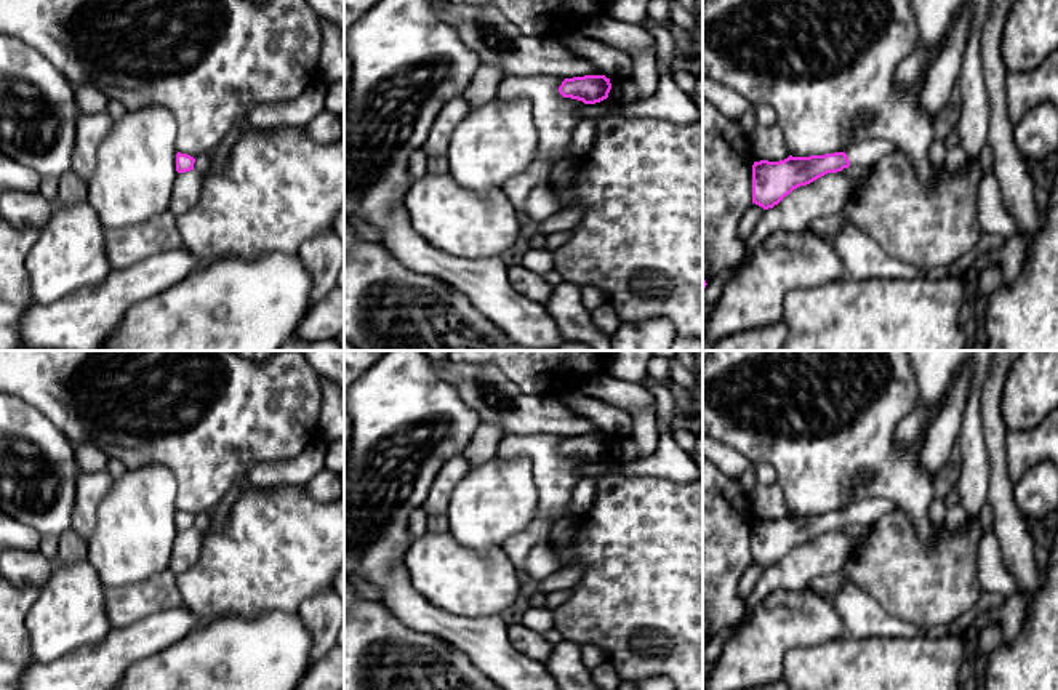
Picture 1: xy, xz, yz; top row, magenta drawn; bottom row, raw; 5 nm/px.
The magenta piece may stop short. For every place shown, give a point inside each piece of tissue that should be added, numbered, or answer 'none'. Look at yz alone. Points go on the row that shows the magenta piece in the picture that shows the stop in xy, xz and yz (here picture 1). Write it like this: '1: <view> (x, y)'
1: yz (868, 152)

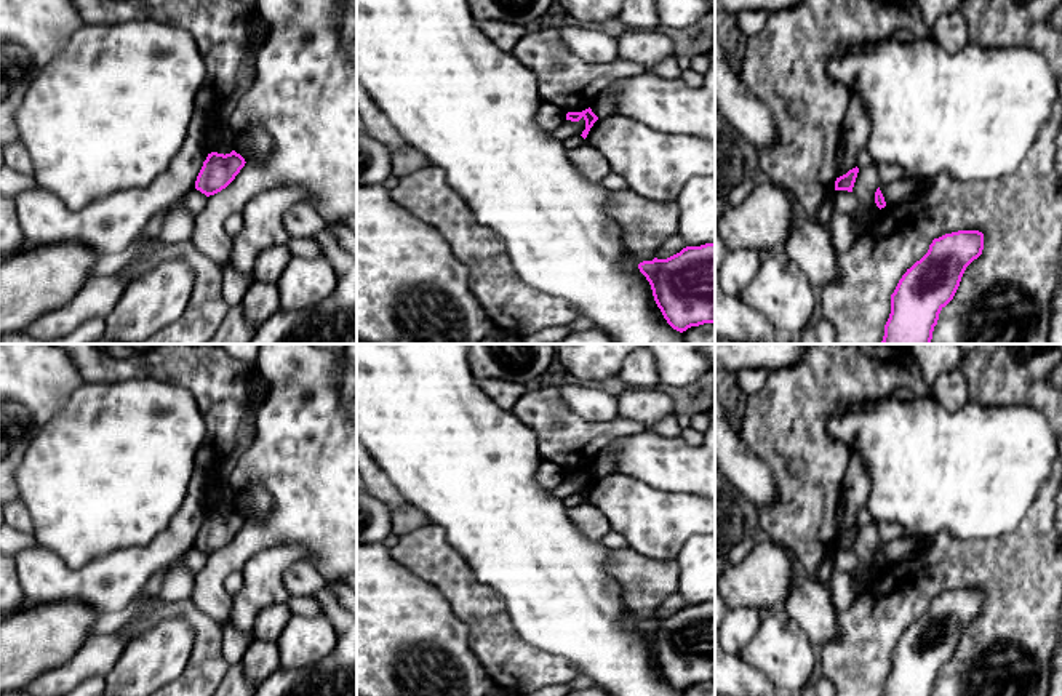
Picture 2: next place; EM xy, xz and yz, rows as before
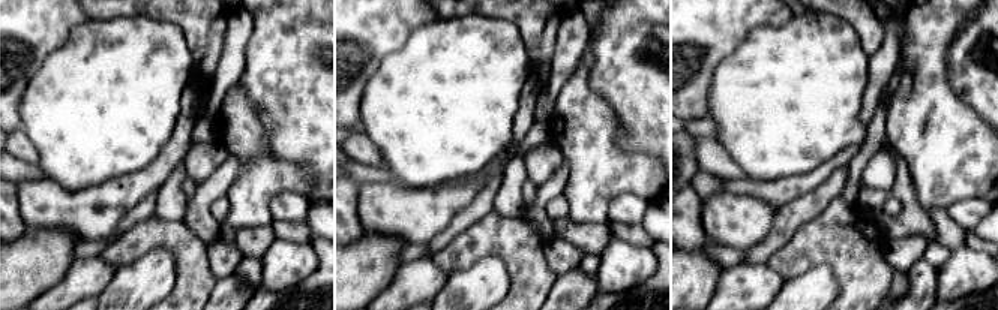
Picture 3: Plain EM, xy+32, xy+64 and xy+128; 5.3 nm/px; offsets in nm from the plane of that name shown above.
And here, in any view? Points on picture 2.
none

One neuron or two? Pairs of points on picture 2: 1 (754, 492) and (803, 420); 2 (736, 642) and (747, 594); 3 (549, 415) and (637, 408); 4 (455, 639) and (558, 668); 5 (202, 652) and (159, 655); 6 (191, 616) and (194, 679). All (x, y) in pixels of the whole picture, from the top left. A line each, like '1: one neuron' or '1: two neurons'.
1: two neurons
2: two neurons
3: two neurons
4: two neurons
5: two neurons
6: one neuron

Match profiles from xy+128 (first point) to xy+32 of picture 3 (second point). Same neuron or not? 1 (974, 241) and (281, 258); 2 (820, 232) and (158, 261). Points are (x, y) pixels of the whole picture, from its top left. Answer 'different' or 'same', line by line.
1: different
2: different

